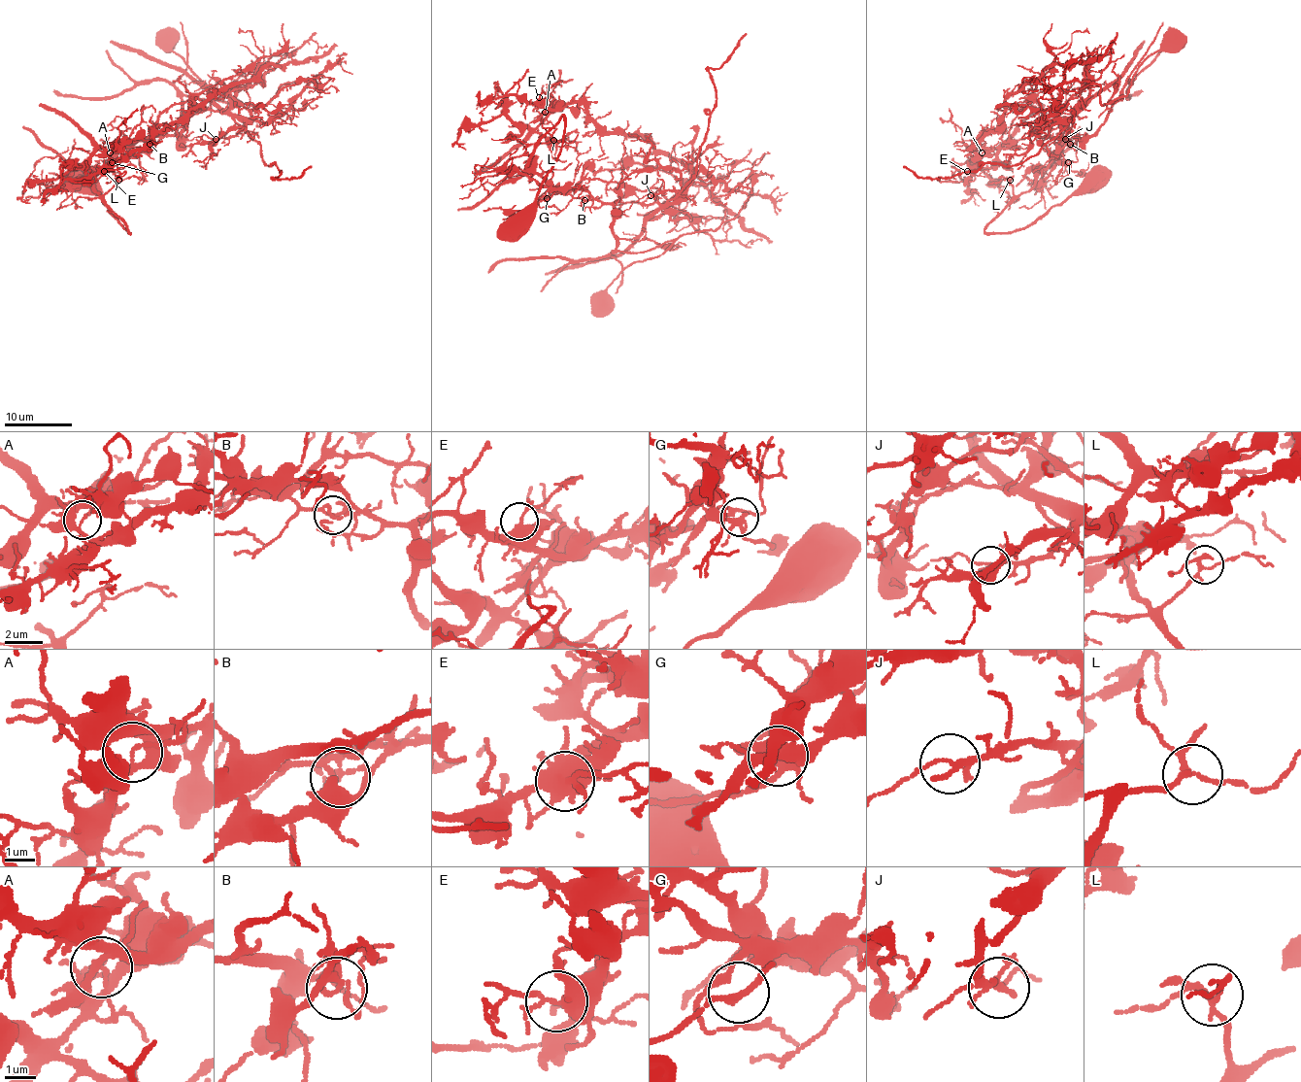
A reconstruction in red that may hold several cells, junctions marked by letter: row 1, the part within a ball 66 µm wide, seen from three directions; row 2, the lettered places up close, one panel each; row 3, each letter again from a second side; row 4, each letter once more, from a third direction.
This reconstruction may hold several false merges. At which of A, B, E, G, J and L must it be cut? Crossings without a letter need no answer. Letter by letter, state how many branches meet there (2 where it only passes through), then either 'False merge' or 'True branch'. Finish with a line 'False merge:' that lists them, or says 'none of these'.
A: Branches: 3. False merge
B: Branches: 3. False merge
E: Branches: 3. True branch
G: Branches: 3. True branch
J: Branches: 3. False merge
L: Branches: 4. True branch
False merge: A, B, J

